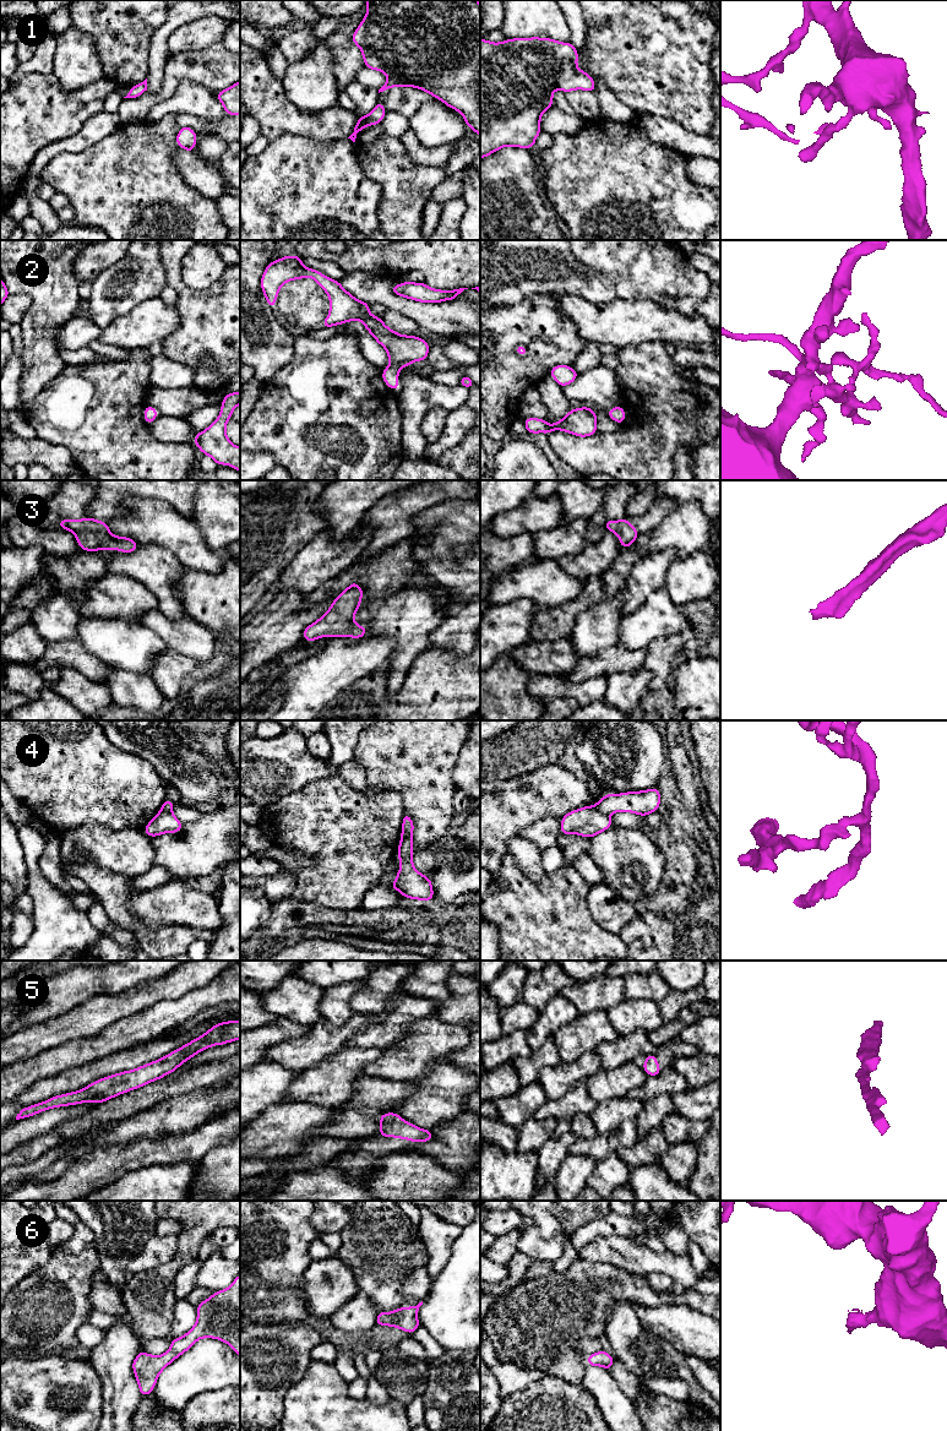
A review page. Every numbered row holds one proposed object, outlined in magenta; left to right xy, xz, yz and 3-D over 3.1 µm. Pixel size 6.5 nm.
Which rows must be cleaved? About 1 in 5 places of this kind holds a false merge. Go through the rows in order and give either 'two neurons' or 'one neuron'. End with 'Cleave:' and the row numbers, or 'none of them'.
1: one neuron
2: one neuron
3: one neuron
4: two neurons
5: one neuron
6: one neuron
Cleave: 4

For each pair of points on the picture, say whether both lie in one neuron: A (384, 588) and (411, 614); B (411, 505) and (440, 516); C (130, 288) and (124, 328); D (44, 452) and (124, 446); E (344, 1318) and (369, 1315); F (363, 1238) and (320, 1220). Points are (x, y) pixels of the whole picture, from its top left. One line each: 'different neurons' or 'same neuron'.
A: different neurons
B: different neurons
C: different neurons
D: different neurons
E: same neuron
F: different neurons

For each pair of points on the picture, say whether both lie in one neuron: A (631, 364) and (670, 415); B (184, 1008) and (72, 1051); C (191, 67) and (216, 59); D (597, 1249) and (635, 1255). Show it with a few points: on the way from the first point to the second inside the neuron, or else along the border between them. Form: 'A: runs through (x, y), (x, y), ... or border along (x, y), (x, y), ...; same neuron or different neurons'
A: runs through (643, 376), (651, 384), (659, 403); same neuron
B: runs through (156, 1021), (101, 1045); same neuron
C: runs through (197, 66), (210, 65); same neuron
D: runs through (607, 1249), (616, 1249), (625, 1253); same neuron

